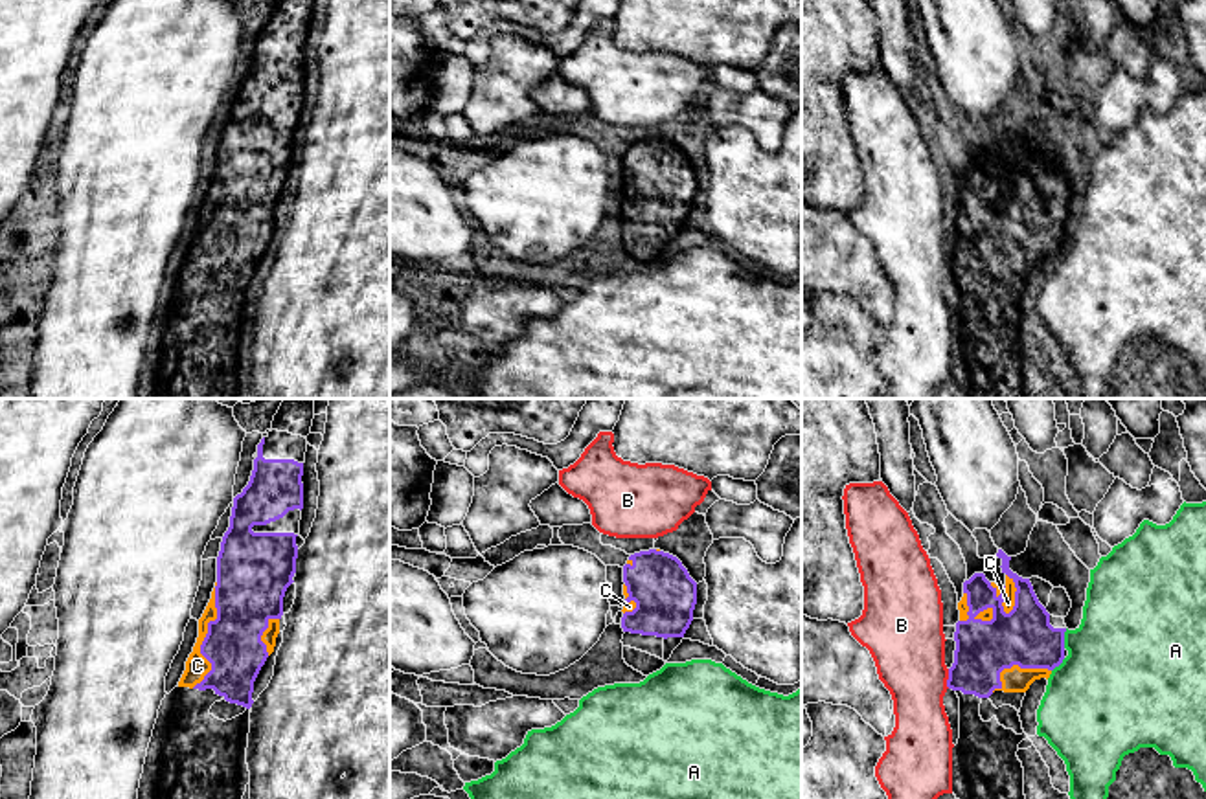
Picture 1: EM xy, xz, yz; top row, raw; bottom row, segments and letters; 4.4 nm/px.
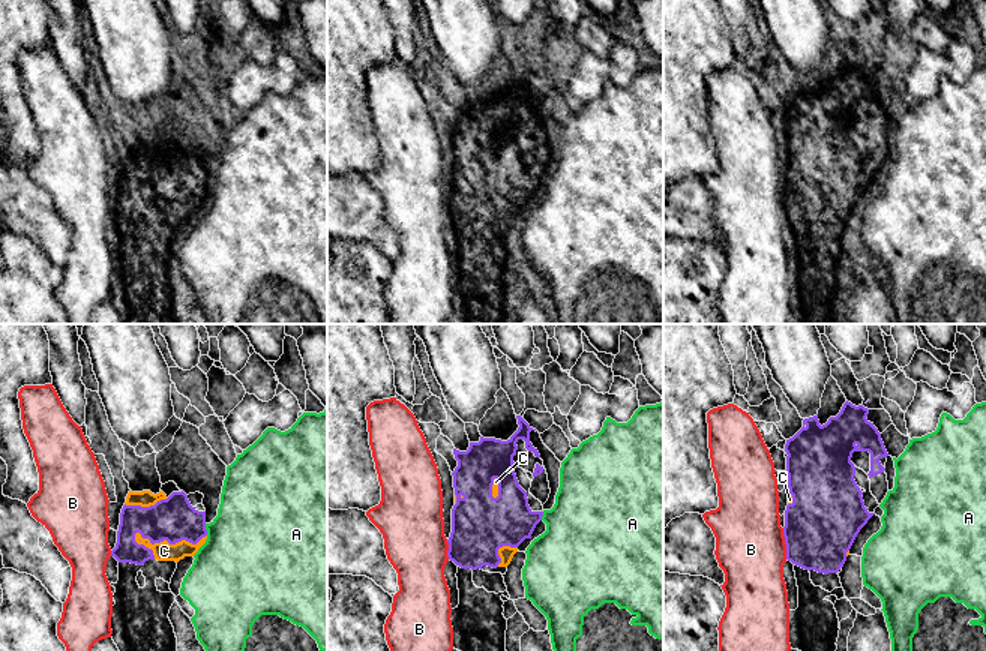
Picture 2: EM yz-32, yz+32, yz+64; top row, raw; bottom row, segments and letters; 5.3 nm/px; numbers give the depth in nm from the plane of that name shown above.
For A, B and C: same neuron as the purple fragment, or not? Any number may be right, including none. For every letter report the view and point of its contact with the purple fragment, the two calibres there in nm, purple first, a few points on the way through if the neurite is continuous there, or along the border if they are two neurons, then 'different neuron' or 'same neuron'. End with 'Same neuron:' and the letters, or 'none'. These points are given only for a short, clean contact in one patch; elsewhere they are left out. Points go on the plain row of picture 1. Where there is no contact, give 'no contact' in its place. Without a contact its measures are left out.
A: meets purple in yz at (1063, 226); 260 nm thick on the purple side, 440 nm on the other; different neuron
B: meets purple in yz at (949, 267); 240 nm thick on the purple side, 320 nm on the other; border along yz (949, 258), (947, 276); different neuron
C: meets purple in xy at (206, 225); 280 nm thick on the purple side, 100 nm on the other; same neuron
Same neuron: C

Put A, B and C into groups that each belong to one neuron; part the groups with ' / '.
A / B / C

